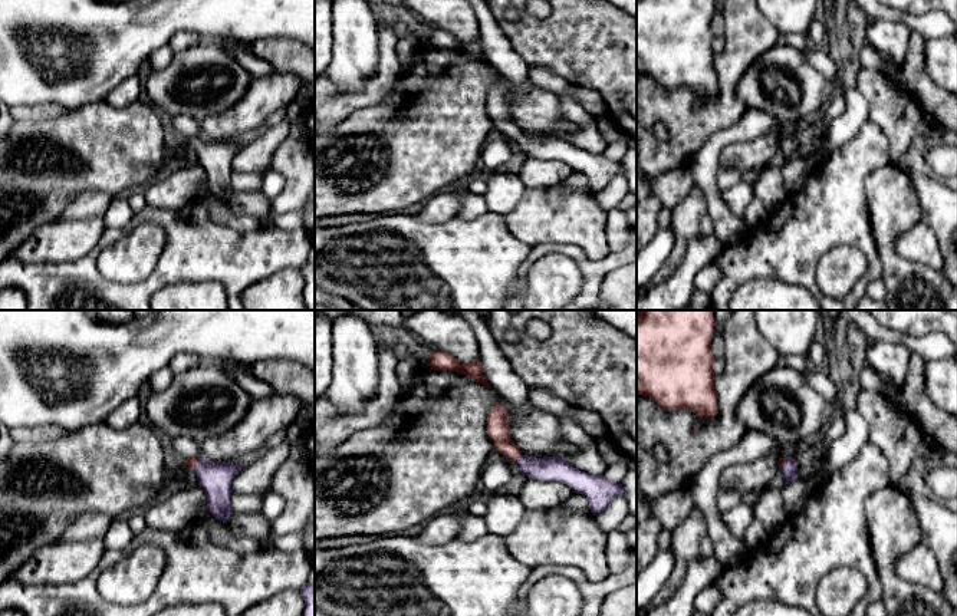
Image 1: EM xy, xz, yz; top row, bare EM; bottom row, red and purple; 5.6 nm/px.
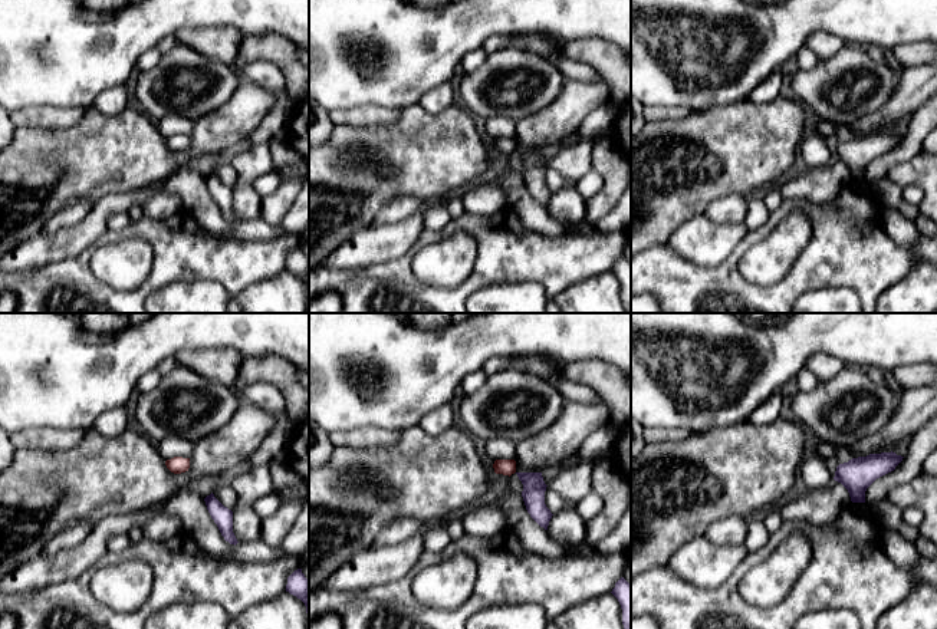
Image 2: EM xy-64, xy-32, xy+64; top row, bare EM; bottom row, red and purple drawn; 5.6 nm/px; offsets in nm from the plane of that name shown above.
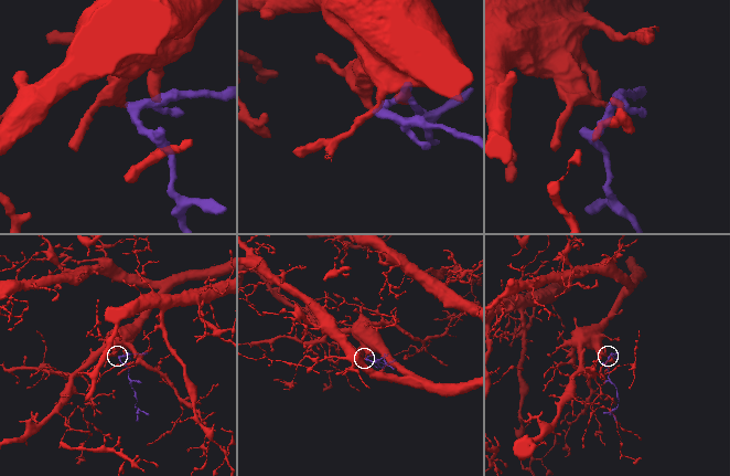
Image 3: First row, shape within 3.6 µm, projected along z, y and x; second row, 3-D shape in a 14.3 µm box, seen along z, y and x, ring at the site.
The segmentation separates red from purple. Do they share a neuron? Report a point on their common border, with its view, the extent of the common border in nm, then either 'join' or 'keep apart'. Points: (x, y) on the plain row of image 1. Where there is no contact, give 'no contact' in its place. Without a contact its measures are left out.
xy (197, 141) | 80 nm | join

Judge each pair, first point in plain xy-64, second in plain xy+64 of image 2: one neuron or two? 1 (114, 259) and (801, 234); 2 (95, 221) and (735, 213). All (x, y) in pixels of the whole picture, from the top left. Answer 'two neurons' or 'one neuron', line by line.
1: one neuron
2: two neurons

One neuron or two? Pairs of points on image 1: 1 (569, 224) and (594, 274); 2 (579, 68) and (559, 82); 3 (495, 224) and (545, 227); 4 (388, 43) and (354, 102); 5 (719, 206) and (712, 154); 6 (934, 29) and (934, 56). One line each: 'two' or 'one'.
1: two
2: two
3: two
4: one
5: one
6: two

